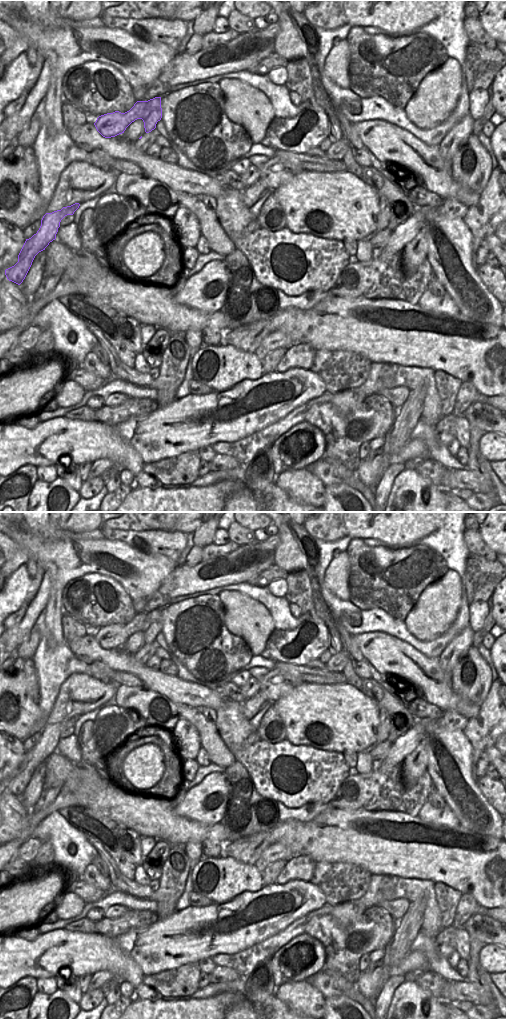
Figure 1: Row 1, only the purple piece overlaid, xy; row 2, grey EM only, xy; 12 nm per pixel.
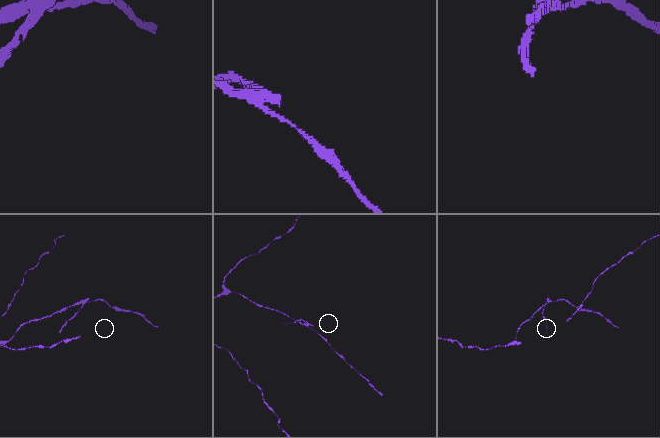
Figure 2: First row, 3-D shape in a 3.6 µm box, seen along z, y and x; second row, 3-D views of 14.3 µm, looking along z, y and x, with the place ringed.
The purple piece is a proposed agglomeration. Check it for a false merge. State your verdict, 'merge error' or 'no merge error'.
merge error

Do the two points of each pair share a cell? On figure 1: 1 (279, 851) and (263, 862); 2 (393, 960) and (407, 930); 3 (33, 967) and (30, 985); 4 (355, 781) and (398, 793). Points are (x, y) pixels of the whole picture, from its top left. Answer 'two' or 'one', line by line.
1: one
2: one
3: two
4: one

